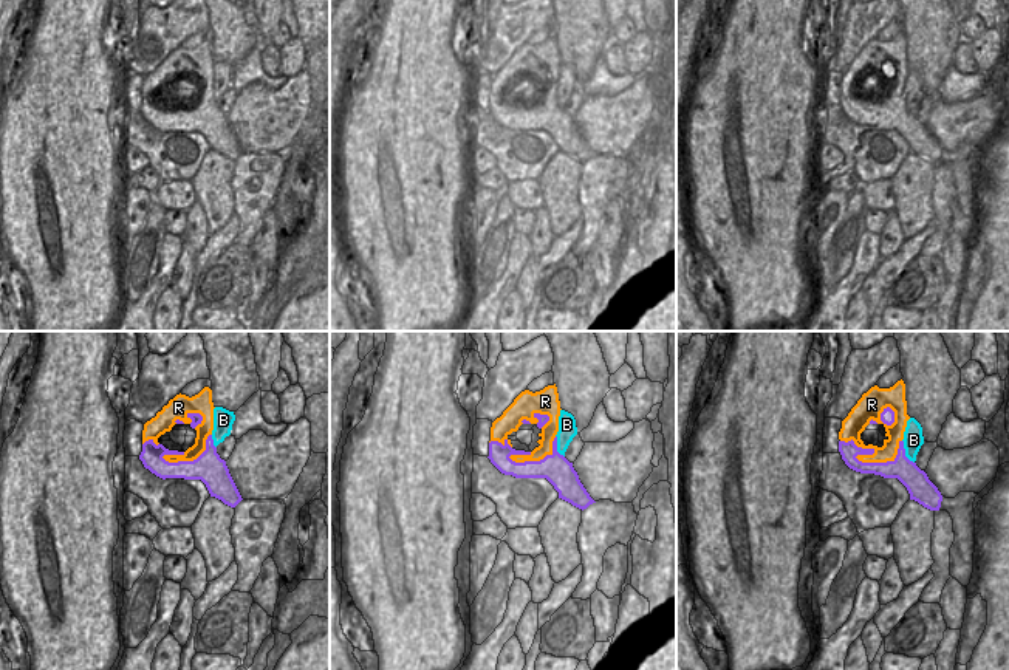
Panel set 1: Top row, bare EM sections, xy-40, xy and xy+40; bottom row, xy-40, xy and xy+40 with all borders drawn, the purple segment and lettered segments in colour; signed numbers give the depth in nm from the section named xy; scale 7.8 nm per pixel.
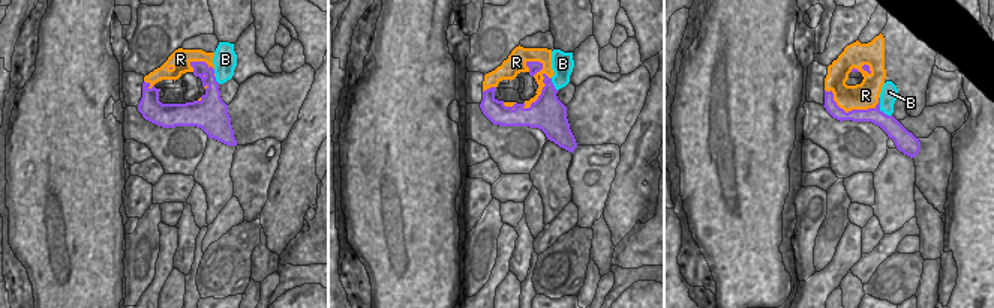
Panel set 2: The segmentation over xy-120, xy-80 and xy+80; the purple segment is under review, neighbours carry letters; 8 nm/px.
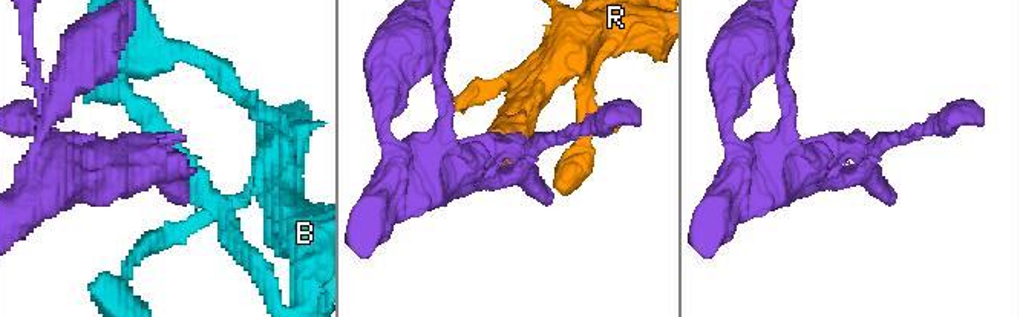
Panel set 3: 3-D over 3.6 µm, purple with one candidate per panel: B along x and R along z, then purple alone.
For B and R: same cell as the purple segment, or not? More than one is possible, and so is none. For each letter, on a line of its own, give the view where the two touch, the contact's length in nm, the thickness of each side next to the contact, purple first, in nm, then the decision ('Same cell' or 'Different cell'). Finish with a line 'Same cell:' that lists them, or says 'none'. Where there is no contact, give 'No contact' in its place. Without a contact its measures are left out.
B: Touches purple in xy+40. Shared border 220 nm. Thickness 190 nm (purple) against 150 nm. Different cell
R: Touches purple in xy+40. Shared border 480 nm. Thickness 140 nm (purple) against 170 nm. Same cell
Same cell: R.

